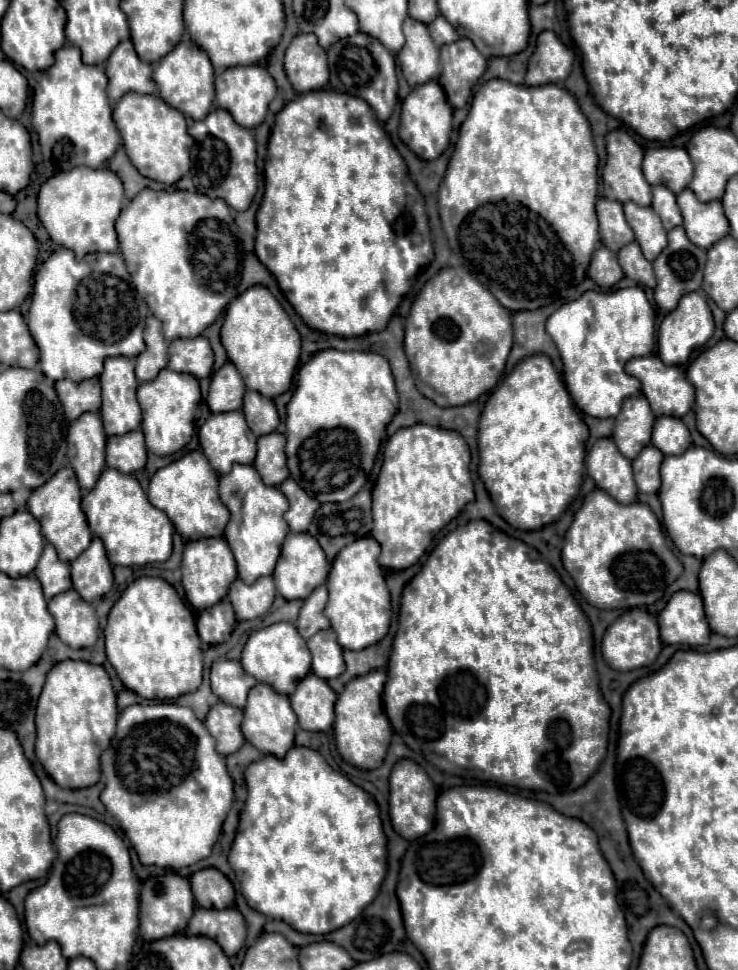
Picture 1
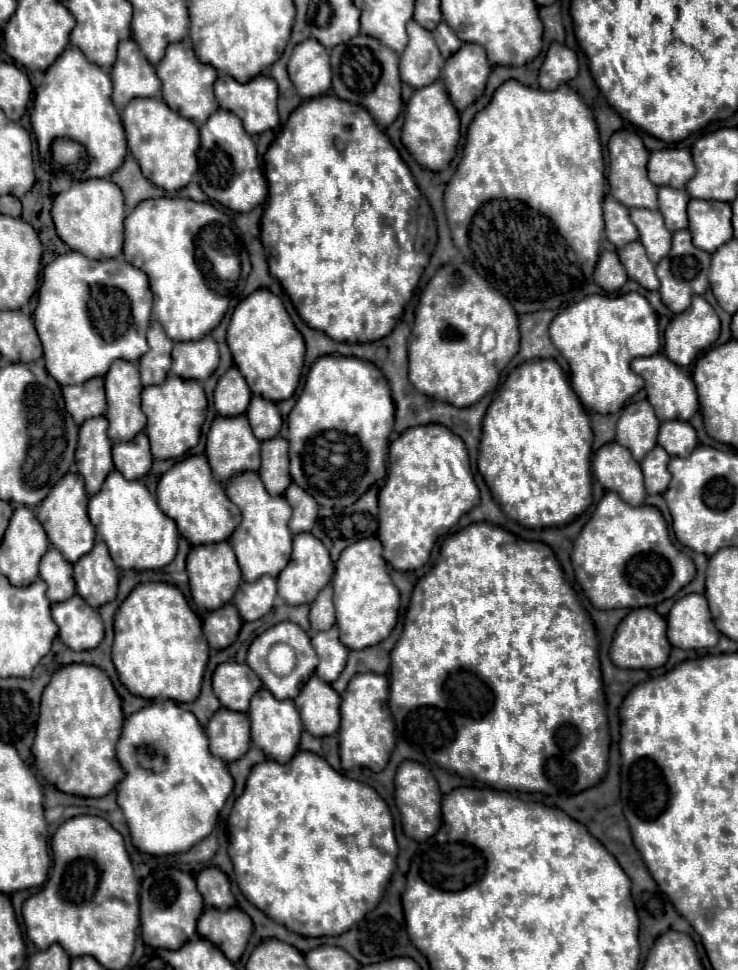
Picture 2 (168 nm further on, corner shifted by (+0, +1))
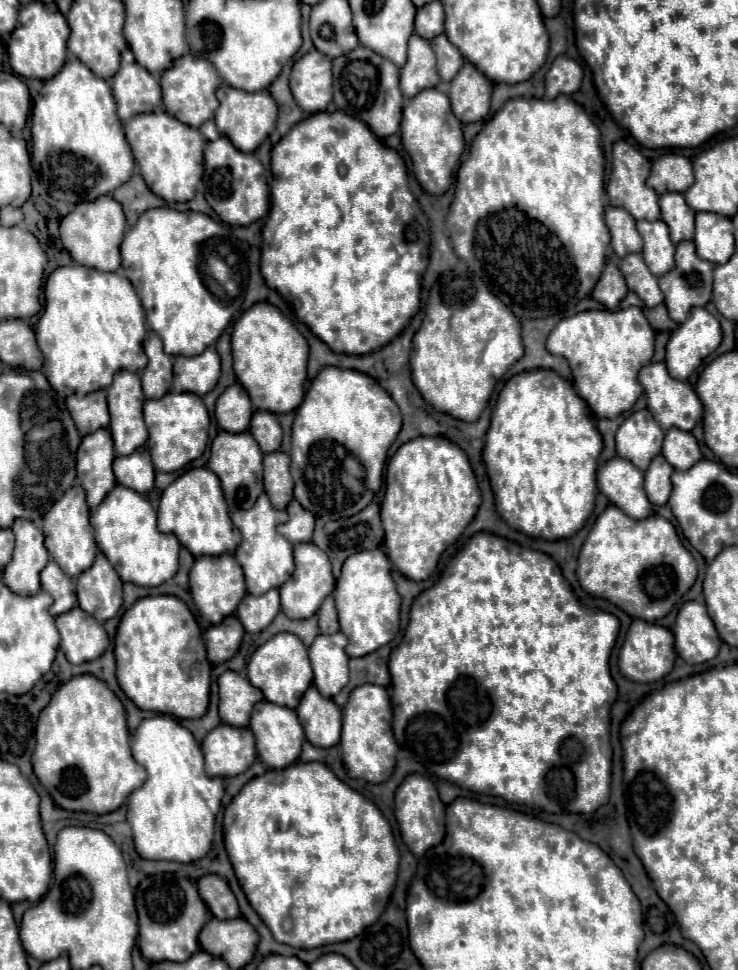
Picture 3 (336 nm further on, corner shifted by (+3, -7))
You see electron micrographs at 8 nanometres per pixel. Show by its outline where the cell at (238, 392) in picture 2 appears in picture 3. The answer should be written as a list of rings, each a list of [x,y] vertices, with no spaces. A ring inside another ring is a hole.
[[[240,383],[226,387],[216,401],[216,421],[224,431],[244,431],[252,417],[252,403]]]

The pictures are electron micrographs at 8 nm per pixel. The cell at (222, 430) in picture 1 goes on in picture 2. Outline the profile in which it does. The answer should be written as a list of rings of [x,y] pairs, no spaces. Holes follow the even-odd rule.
[[[245,415],[239,417],[217,417],[211,423],[209,435],[207,435],[207,449],[205,455],[209,459],[209,465],[213,469],[213,475],[219,483],[229,483],[235,475],[243,471],[259,471],[259,439],[255,439],[251,425],[247,423]]]

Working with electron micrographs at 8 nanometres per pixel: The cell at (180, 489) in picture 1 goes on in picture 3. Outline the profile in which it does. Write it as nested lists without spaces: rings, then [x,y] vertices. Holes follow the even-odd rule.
[[[206,467],[182,473],[164,489],[158,507],[158,527],[164,533],[174,533],[194,557],[234,553],[236,545],[240,543],[240,531],[228,517],[220,481]]]

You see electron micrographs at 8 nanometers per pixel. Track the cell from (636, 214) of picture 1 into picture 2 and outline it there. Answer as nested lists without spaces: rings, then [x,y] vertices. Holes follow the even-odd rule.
[[[631,209],[631,221],[639,229],[639,241],[645,245],[647,257],[659,263],[671,249],[671,233],[663,223],[663,215],[651,209]]]

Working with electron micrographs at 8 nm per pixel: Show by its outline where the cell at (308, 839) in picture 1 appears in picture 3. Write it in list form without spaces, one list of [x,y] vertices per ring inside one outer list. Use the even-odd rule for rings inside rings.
[[[298,761],[292,767],[286,767],[284,771],[270,769],[264,775],[248,781],[224,811],[224,843],[226,843],[228,859],[232,855],[230,861],[232,861],[234,873],[238,877],[238,883],[242,887],[248,903],[254,907],[254,911],[258,911],[258,915],[262,915],[262,921],[268,925],[268,929],[272,931],[272,935],[278,943],[286,943],[286,945],[298,947],[298,949],[314,949],[314,947],[322,947],[322,945],[330,945],[330,943],[348,941],[348,939],[360,935],[372,923],[376,923],[376,919],[384,911],[388,897],[392,893],[392,887],[396,883],[398,861],[400,861],[400,853],[394,843],[390,823],[384,819],[380,809],[370,799],[366,799],[364,795],[350,789],[346,783],[342,783],[326,765],[316,763],[316,761],[314,763]]]

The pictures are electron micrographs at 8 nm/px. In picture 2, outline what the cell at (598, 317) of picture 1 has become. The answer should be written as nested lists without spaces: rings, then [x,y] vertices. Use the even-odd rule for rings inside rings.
[[[639,293],[625,295],[589,295],[583,301],[571,305],[563,313],[559,313],[551,327],[549,335],[553,345],[561,351],[561,355],[569,361],[571,367],[571,385],[585,405],[585,409],[595,413],[617,413],[635,393],[643,389],[643,377],[631,371],[631,361],[635,357],[655,355],[661,347],[659,329],[657,329],[657,313],[651,309],[649,301]]]

